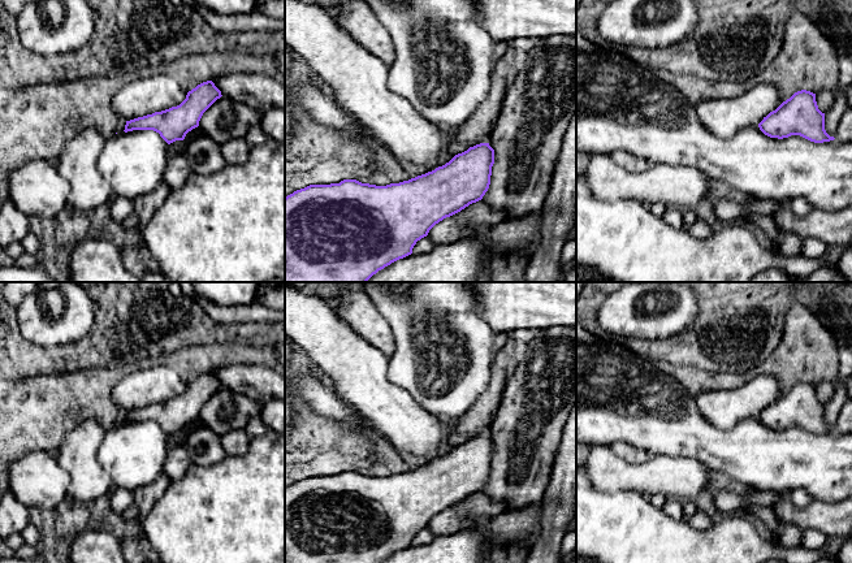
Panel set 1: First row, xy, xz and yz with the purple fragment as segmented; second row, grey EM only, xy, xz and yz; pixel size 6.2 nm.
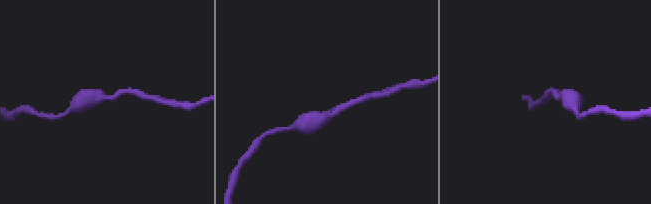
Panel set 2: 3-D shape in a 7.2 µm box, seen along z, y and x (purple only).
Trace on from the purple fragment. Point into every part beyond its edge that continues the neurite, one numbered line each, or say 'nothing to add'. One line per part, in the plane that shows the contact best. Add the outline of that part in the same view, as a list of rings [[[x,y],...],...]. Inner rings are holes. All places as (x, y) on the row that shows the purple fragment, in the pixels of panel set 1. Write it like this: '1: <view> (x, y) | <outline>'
nothing to add

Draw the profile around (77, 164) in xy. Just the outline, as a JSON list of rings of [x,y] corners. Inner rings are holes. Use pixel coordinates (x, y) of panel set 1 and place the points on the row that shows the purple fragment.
[[[85,129],[72,138],[53,161],[59,174],[69,182],[68,207],[79,211],[105,208],[113,199],[112,186],[98,168],[105,138],[96,129]]]

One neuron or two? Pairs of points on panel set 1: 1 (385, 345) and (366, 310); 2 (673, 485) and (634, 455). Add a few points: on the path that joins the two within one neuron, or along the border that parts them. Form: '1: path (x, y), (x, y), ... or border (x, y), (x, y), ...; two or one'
1: path (380, 336), (366, 319); one
2: border (614, 453), (632, 463), (643, 463), (651, 455); two

